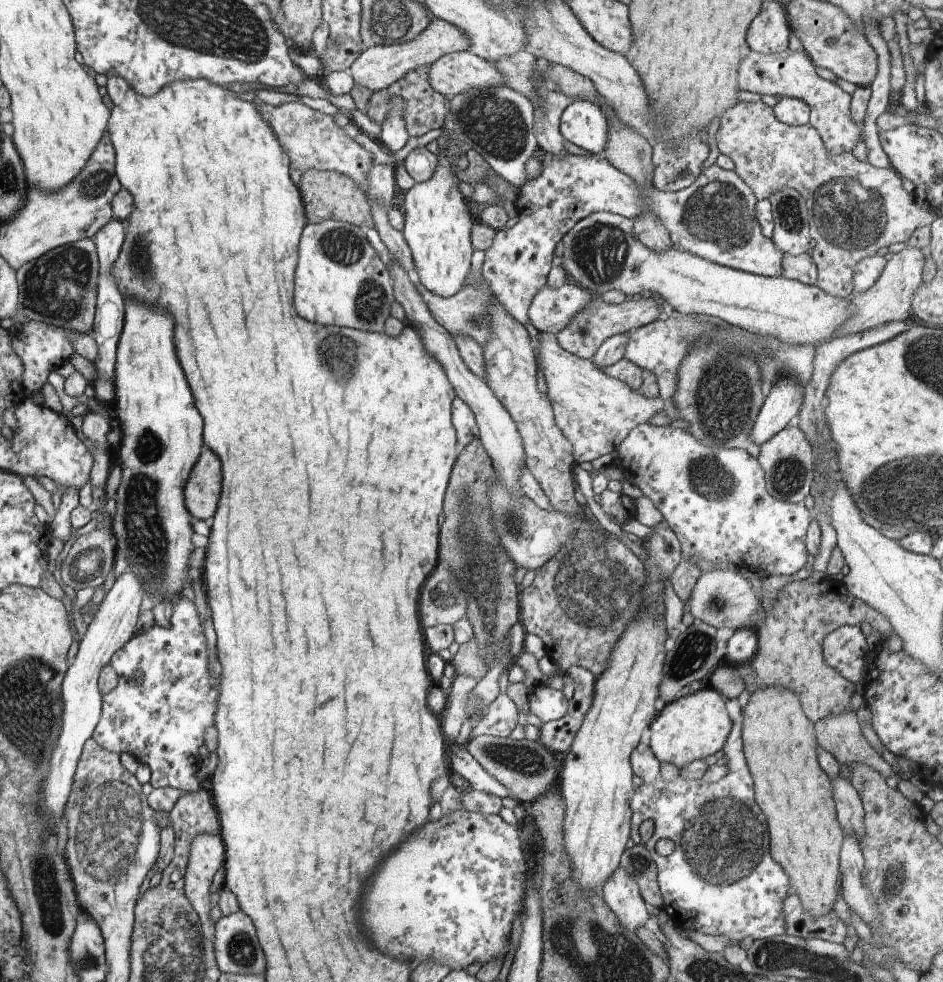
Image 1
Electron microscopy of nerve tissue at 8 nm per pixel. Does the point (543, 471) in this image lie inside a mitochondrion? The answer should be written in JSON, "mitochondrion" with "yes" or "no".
{"mitochondrion":"no"}

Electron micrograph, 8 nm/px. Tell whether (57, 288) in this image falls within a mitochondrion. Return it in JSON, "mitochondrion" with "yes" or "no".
{"mitochondrion":"yes"}

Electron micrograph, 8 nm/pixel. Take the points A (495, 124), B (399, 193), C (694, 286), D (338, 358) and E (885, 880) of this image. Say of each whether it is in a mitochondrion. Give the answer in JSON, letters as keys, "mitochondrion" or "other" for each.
{"A":"mitochondrion","B":"other","C":"other","D":"mitochondrion","E":"mitochondrion"}

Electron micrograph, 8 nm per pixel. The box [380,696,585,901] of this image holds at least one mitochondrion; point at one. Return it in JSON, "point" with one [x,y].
{"point":[522,760]}

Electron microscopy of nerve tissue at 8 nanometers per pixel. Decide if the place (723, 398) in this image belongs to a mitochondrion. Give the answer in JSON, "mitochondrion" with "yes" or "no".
{"mitochondrion":"yes"}

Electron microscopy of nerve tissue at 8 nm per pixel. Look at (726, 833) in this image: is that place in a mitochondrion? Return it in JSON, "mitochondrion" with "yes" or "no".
{"mitochondrion":"yes"}

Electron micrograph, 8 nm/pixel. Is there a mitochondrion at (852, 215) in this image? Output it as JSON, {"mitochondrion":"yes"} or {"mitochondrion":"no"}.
{"mitochondrion":"yes"}

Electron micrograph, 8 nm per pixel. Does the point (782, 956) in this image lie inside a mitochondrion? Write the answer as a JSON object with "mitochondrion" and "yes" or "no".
{"mitochondrion":"yes"}

